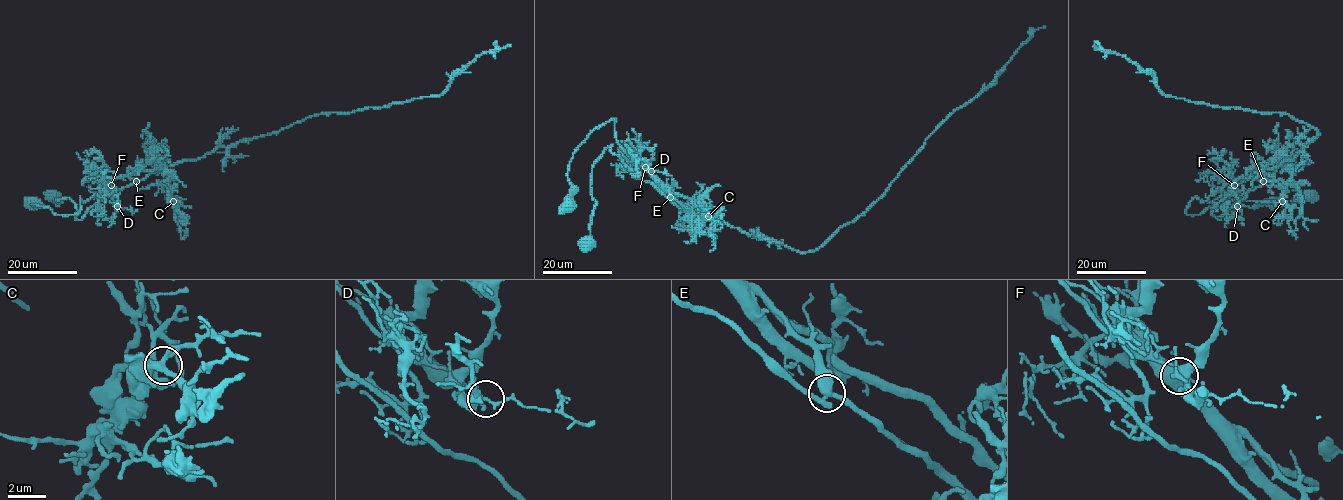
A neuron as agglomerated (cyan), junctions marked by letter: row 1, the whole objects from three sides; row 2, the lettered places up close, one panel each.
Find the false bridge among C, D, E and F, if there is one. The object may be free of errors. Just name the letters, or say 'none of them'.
E

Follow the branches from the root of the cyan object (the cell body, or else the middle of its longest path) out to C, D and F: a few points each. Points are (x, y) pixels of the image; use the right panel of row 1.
C: (1274, 203), (1186, 212), (1195, 197), (1213, 201), (1238, 179), (1266, 180), (1280, 166), (1291, 173), (1282, 201)
D: (1274, 203), (1186, 212), (1194, 198), (1213, 201), (1230, 189), (1237, 206)
F: (1274, 203), (1254, 208), (1227, 204), (1208, 206), (1195, 215), (1186, 212), (1194, 198), (1213, 201), (1234, 185)

